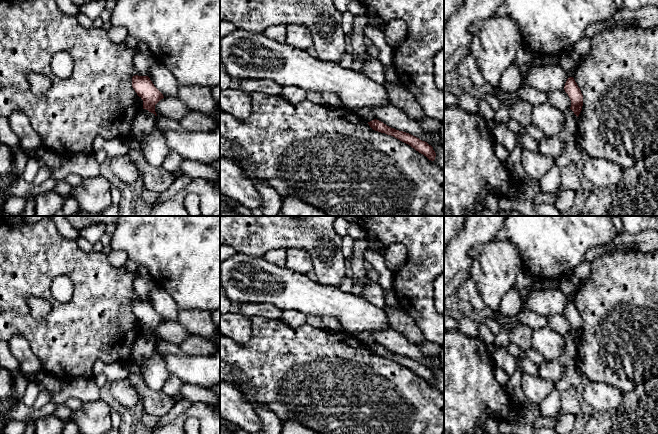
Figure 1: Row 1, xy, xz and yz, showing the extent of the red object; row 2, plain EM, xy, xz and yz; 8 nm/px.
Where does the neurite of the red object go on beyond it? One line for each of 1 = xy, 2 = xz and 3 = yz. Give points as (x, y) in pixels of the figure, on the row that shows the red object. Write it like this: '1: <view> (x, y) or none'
1: none
2: none
3: none

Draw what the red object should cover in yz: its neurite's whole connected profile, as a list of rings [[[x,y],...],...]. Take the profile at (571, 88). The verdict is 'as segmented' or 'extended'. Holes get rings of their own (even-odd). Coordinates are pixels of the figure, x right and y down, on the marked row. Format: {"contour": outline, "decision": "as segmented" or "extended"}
{"contour": [[[569,77],[564,86],[565,92],[571,100],[570,109],[578,117],[583,106],[583,95],[573,77]]], "decision": "as segmented"}

